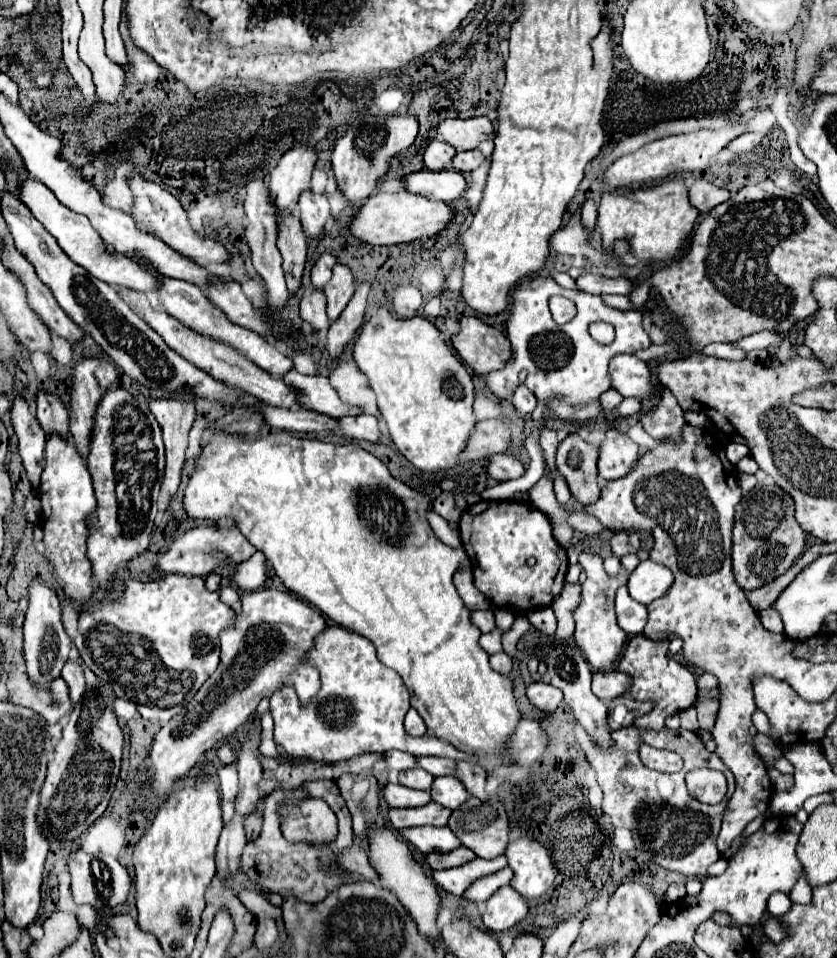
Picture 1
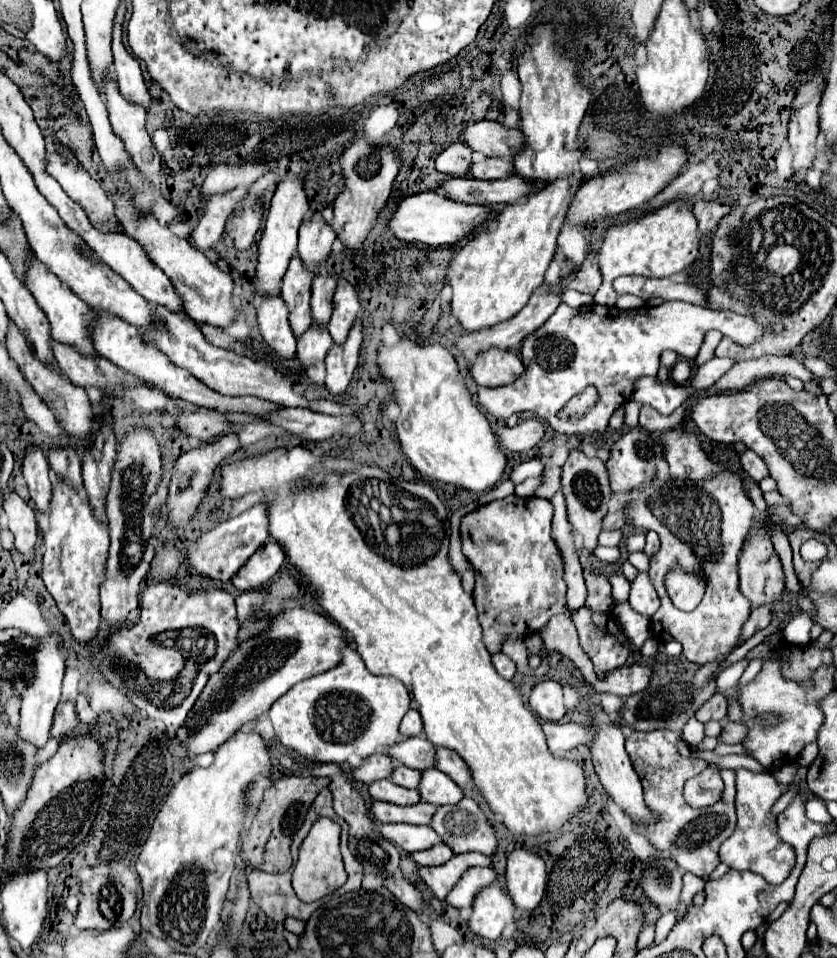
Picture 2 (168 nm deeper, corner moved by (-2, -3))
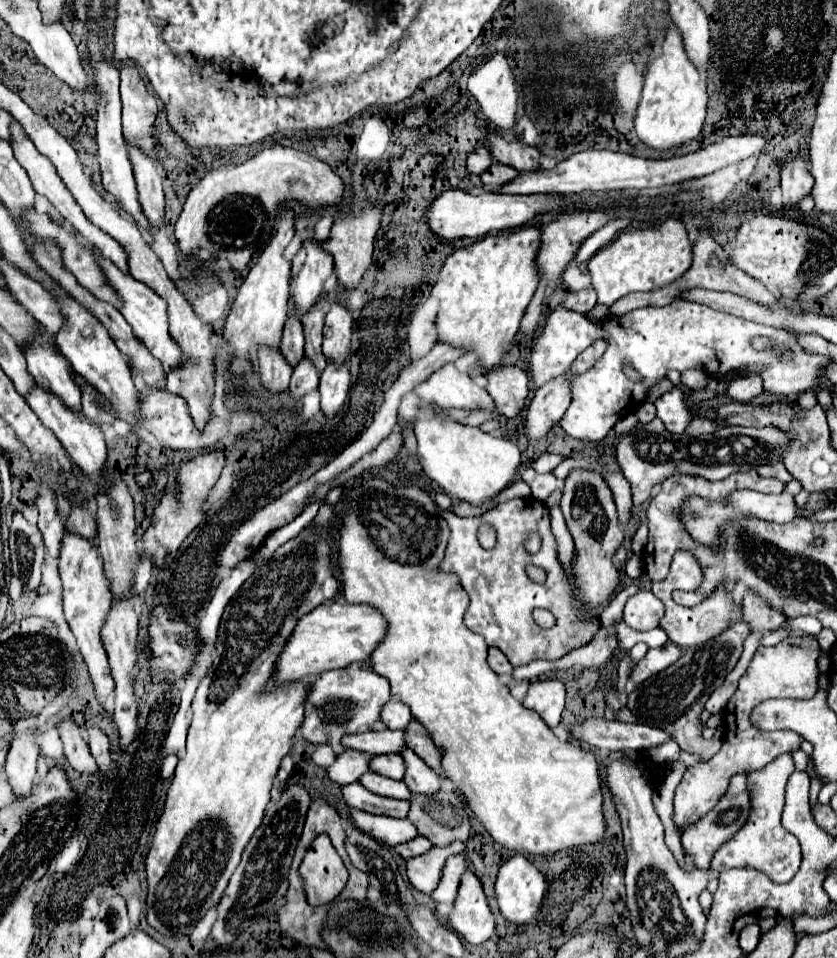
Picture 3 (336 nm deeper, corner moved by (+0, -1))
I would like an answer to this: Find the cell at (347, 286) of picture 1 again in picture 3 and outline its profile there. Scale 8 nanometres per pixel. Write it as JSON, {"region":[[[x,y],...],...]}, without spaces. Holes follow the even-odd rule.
{"region":[[[332,302],[324,324],[322,352],[326,358],[338,360],[338,362],[346,358],[346,350],[352,338],[352,328],[354,328],[354,318],[350,310],[340,302]]]}

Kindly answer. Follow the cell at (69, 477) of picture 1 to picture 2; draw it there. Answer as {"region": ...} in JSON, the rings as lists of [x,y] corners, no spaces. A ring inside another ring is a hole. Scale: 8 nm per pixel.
{"region":[[[54,480],[54,496],[50,510],[50,526],[44,534],[44,566],[42,578],[56,600],[58,610],[64,614],[72,636],[76,642],[88,646],[100,630],[100,584],[106,576],[106,556],[110,546],[108,528],[98,522],[92,514],[92,508],[84,502],[80,492],[62,480]]]}

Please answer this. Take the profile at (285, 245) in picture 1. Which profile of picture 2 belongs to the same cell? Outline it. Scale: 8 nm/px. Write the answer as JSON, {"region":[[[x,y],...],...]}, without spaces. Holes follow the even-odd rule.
{"region":[[[298,256],[292,258],[288,272],[282,280],[282,300],[288,306],[288,322],[294,336],[302,336],[312,324],[310,316],[310,282],[312,274],[302,266]]]}

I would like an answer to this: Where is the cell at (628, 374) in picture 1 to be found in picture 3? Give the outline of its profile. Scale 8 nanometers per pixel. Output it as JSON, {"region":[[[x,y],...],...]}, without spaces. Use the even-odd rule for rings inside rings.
{"region":[[[674,386],[670,392],[662,394],[654,402],[654,406],[658,410],[658,418],[664,422],[668,432],[682,434],[686,430],[692,414],[690,414],[690,410],[686,410],[686,406],[684,406],[684,392],[678,386]]]}

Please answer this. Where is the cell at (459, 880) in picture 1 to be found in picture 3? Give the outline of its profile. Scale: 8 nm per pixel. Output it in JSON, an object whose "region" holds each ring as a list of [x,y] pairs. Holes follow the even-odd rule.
{"region":[[[454,842],[452,846],[446,846],[446,848],[434,846],[428,854],[408,860],[406,872],[412,886],[424,894],[432,894],[440,882],[440,874],[446,860],[454,854],[464,854],[464,850],[466,850],[466,844]]]}

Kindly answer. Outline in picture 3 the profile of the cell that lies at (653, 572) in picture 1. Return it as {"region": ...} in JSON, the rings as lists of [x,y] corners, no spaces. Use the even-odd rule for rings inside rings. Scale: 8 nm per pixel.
{"region":[[[640,590],[626,602],[624,622],[636,630],[652,630],[658,626],[662,614],[662,602],[650,590]]]}

